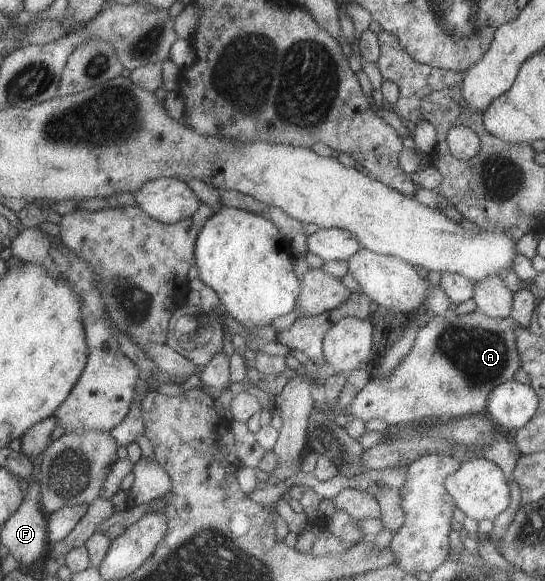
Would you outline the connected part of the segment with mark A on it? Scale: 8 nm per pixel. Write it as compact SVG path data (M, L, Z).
M477 309L461 315L455 314L451 319L435 316L428 322L421 323L416 331L413 345L404 358L401 358L388 375L370 377L346 407L345 415L352 415L353 418L364 422L377 418L395 426L485 414L491 390L503 382L513 380L516 371L521 367L522 359L515 343L514 331L517 327L518 323L510 317L490 318Z

